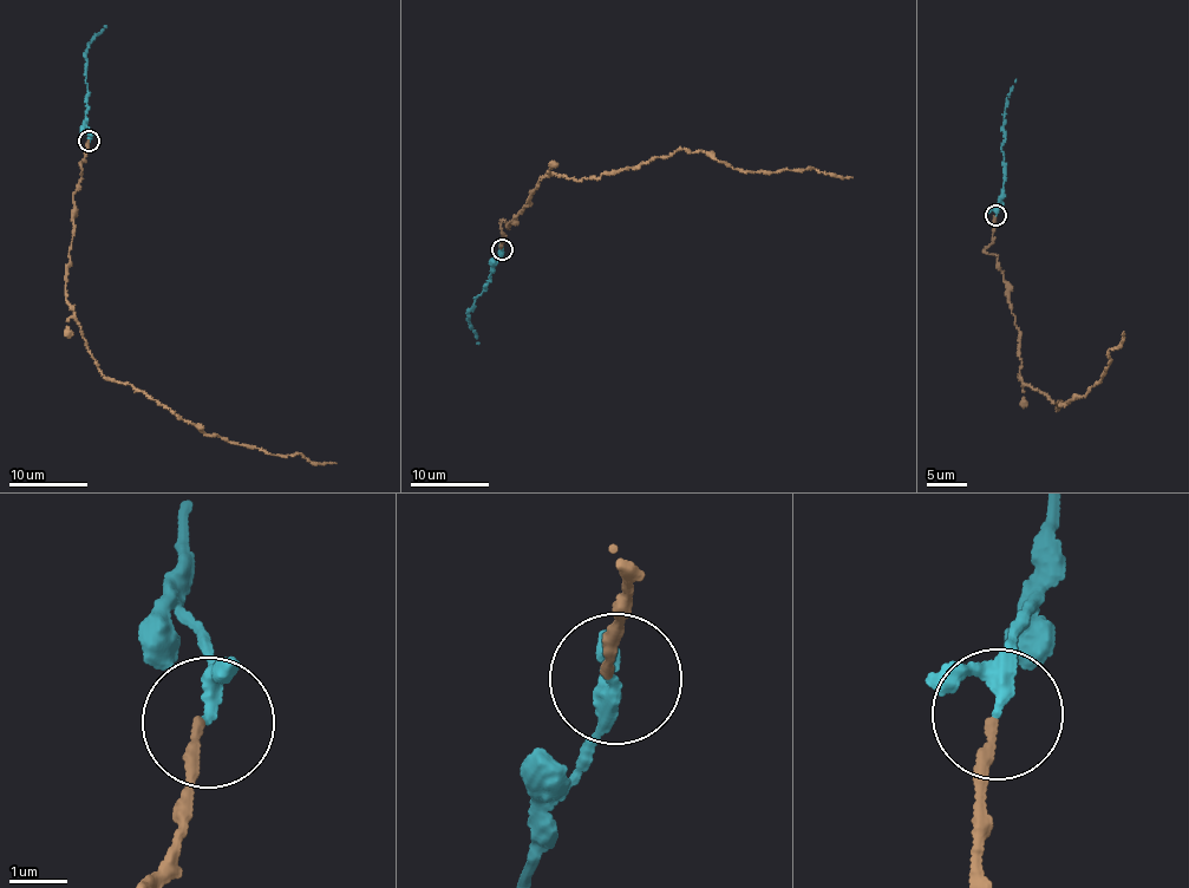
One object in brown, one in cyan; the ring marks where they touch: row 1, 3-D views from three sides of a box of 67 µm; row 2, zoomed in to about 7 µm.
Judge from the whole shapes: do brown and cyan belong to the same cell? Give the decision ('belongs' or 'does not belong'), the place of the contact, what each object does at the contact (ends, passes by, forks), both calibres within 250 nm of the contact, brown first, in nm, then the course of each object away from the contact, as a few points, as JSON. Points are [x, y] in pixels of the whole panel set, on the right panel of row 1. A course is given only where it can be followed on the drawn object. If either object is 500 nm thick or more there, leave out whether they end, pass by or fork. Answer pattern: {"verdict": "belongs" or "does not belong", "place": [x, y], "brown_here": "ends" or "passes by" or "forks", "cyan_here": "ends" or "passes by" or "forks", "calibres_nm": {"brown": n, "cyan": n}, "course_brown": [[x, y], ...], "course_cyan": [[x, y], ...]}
{"verdict": "belongs", "place": [995, 215], "brown_here": "ends", "cyan_here": "passes by", "calibres_nm": {"brown": 140, "cyan": 180}, "course_brown": [[995, 216], [985, 252], [995, 255], [1019, 330], [1023, 384], [1057, 407], [1058, 400], [1085, 394], [1124, 332]], "course_cyan": [[997, 215], [1005, 174], [1001, 150], [1005, 137], [1005, 103], [1016, 79]]}

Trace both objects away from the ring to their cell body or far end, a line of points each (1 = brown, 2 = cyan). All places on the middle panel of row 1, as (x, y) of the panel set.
1: (501, 249), (502, 221), (508, 227), (554, 172), (579, 181), (684, 149), (744, 171), (812, 168), (853, 177)
2: (502, 249), (488, 285), (466, 315), (478, 344)

